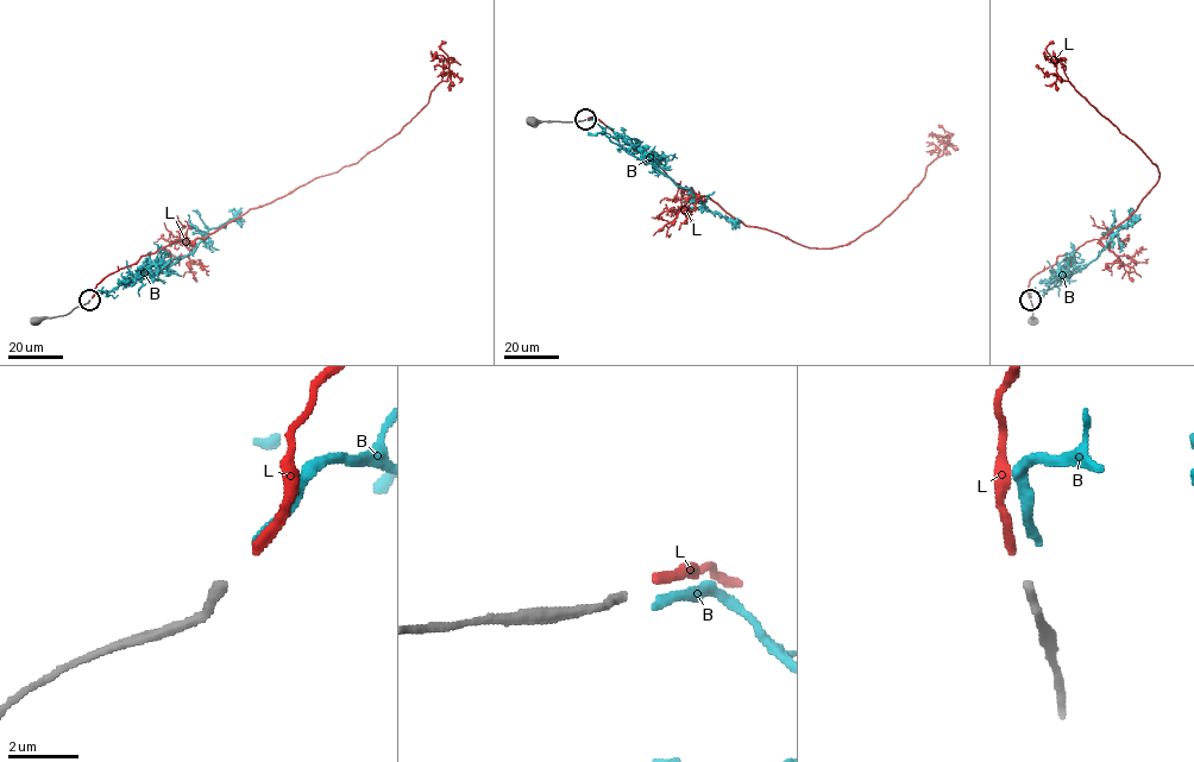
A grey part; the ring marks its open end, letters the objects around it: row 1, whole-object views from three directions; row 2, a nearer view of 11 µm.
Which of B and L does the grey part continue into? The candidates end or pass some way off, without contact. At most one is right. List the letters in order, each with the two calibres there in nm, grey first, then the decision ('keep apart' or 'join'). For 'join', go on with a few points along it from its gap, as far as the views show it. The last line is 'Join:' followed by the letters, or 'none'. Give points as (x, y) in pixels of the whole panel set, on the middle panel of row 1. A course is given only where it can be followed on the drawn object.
B: 280 nm thick on the grey side, 240 nm on the other; keep apart
L: 280 nm thick on the grey side, 260 nm on the other; join; it runs (588, 119), (635, 145), (683, 189), (746, 225), (810, 247), (849, 244), (892, 212), (948, 142), (929, 134)
Join: L

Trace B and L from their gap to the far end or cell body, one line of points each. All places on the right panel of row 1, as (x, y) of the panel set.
B: (1031, 297), (1031, 291), (1048, 291), (1097, 258), (1131, 216), (1129, 211)
L: (1030, 297), (1036, 274), (1087, 241), (1105, 238), (1136, 208), (1160, 172), (1045, 55), (1045, 61)

